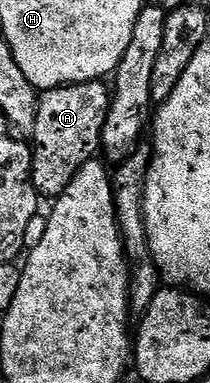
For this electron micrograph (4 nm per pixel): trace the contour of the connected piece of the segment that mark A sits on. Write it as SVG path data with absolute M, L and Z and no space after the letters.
M88 80L46 88L37 102L37 117L31 133L33 185L38 197L56 198L71 186L71 178L88 160L101 152L103 122L107 122L111 88L105 80Z

